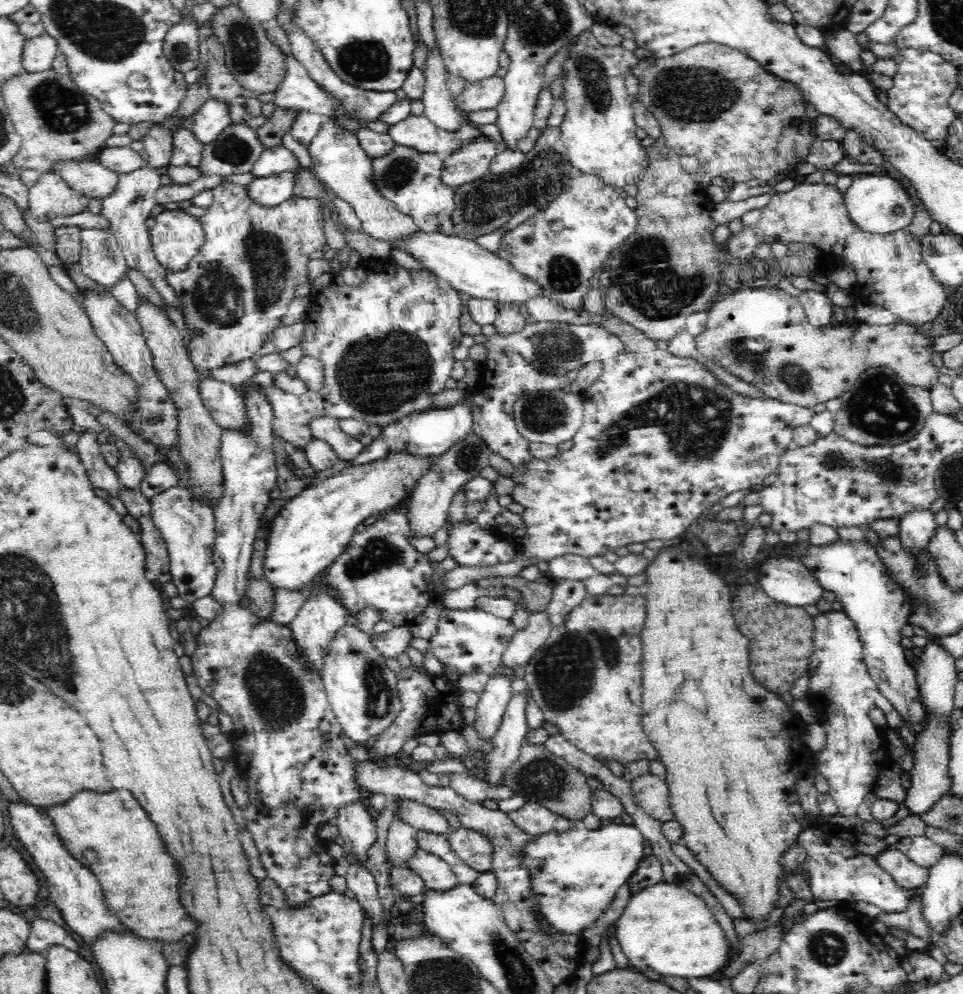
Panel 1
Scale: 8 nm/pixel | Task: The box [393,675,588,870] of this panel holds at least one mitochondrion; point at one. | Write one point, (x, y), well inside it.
(546, 778)

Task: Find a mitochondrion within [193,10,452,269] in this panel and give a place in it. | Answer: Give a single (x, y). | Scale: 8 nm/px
(362, 60)

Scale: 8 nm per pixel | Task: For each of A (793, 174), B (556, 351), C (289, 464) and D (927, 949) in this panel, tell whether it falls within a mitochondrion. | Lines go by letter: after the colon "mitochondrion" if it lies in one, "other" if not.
A: other
B: mitochondrion
C: other
D: other

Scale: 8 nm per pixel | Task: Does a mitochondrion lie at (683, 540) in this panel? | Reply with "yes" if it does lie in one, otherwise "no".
no

